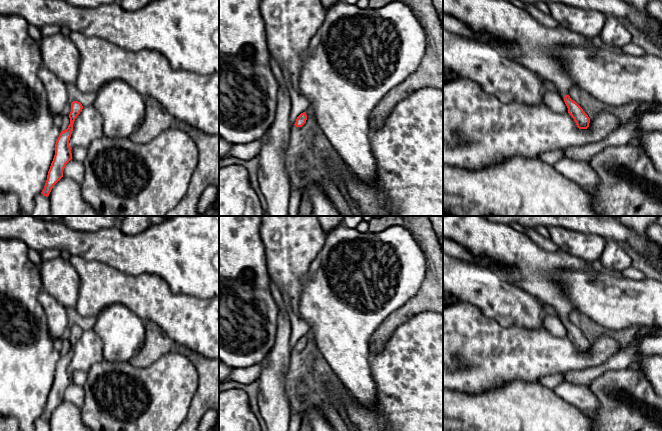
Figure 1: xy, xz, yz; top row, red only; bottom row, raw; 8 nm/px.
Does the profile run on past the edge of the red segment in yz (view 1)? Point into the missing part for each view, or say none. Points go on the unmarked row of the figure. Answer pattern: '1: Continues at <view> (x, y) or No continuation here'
1: Continues at yz (506, 247)

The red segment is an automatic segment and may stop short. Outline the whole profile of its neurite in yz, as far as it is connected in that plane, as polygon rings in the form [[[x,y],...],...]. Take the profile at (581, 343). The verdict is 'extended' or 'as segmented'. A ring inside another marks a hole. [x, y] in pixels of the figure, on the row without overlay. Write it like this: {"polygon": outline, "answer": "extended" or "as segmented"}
{"polygon": [[[443,216],[443,236],[456,241],[476,256],[486,255],[490,258],[509,283],[527,291],[558,315],[564,322],[568,337],[579,353],[589,351],[590,342],[568,319],[569,314],[577,309],[557,281],[556,272],[560,269],[573,269],[595,273],[599,267],[597,264],[591,264],[562,251],[546,251],[534,243],[524,232],[519,232],[504,223],[490,221],[485,216]],[[512,267],[519,269],[520,276],[518,278],[510,274],[509,269]]], "answer": "extended"}

